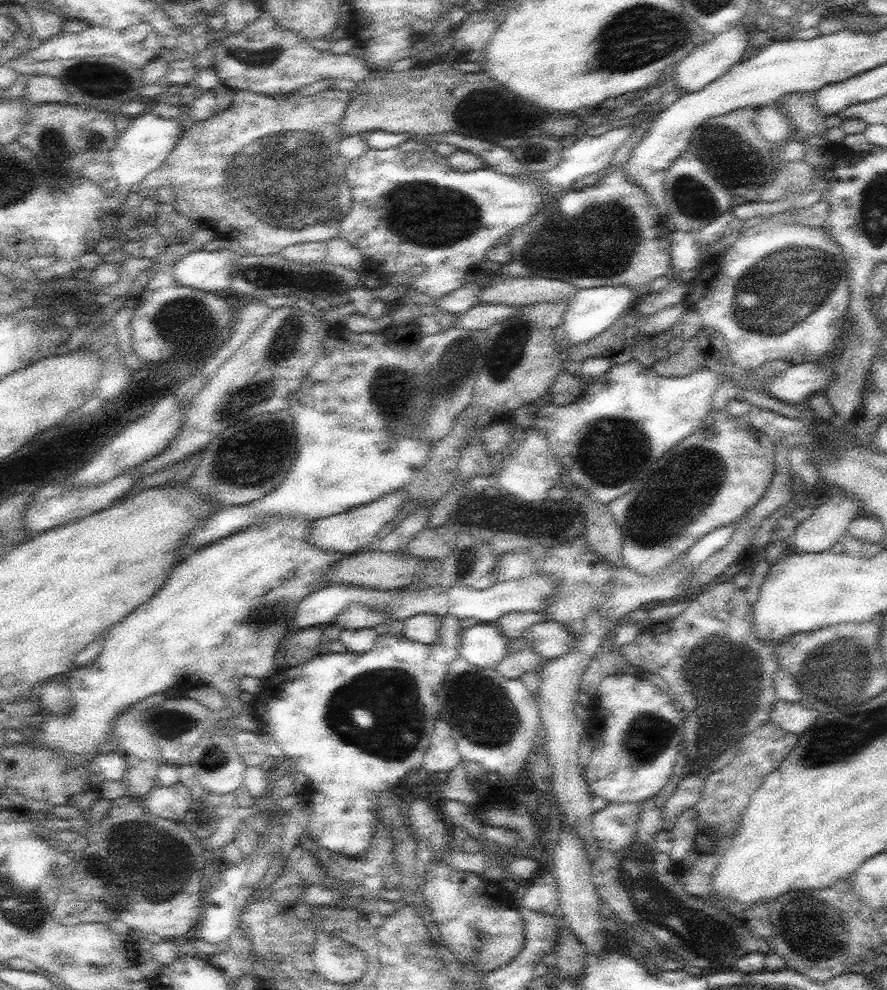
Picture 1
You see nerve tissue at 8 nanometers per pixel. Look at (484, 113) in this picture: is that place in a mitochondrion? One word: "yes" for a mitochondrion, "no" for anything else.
yes

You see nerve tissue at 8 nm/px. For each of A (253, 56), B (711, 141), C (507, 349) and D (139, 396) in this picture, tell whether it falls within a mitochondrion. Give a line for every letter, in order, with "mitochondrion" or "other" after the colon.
A: mitochondrion
B: mitochondrion
C: mitochondrion
D: other

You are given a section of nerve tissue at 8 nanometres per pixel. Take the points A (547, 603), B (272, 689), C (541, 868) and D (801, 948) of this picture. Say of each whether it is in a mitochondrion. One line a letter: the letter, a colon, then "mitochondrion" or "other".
A: other
B: other
C: other
D: mitochondrion

